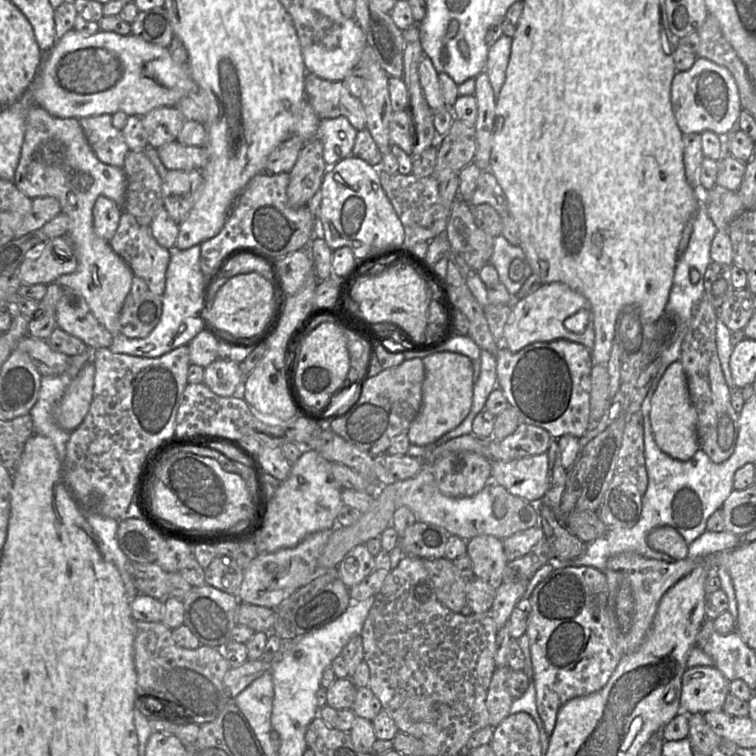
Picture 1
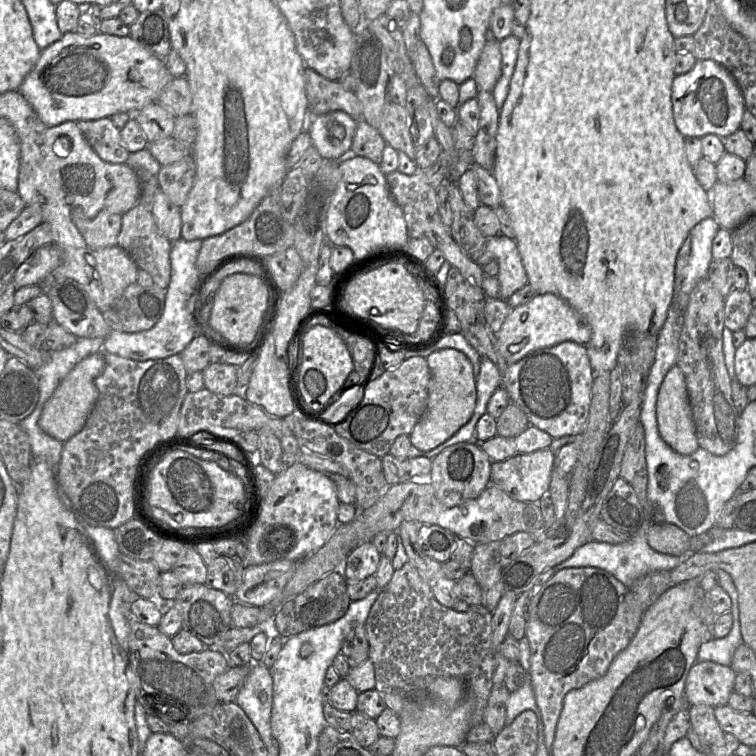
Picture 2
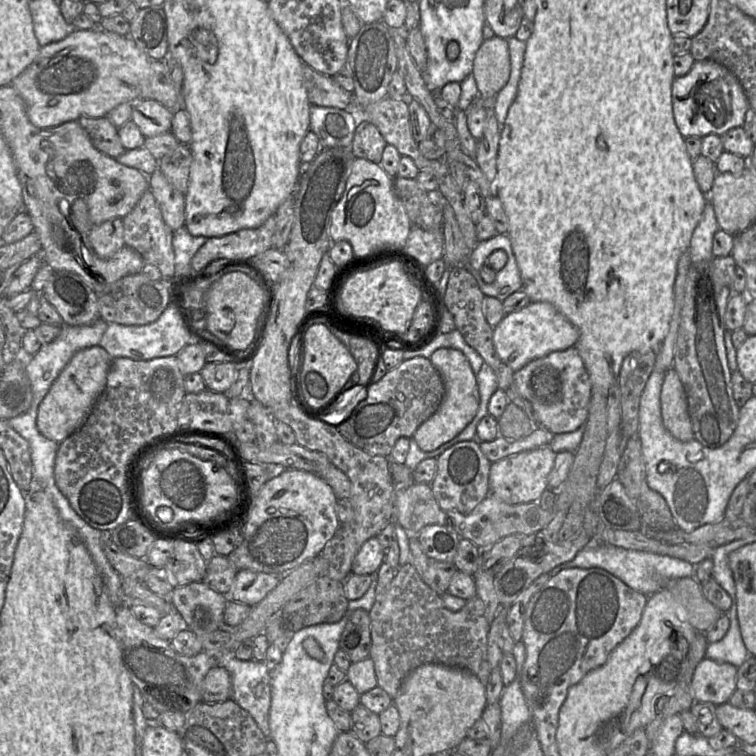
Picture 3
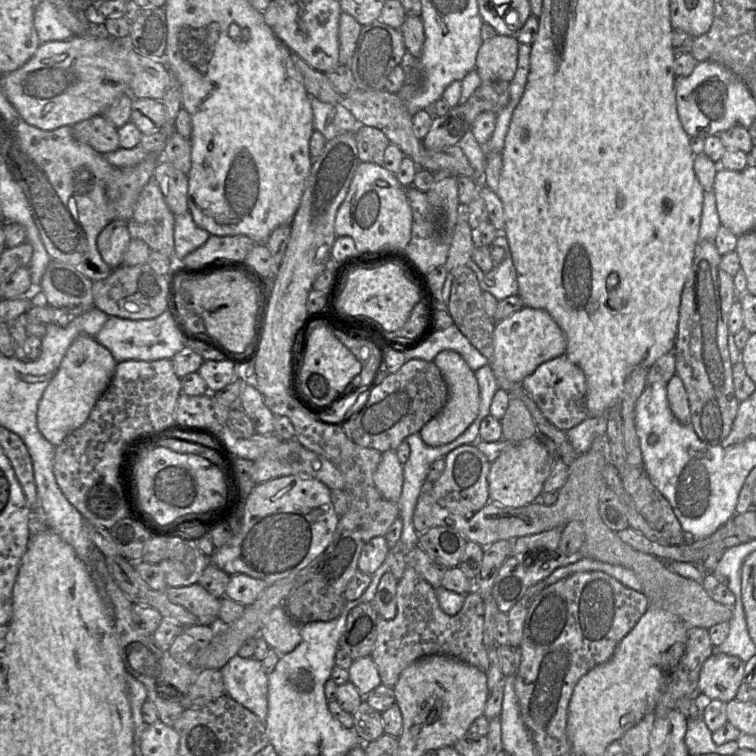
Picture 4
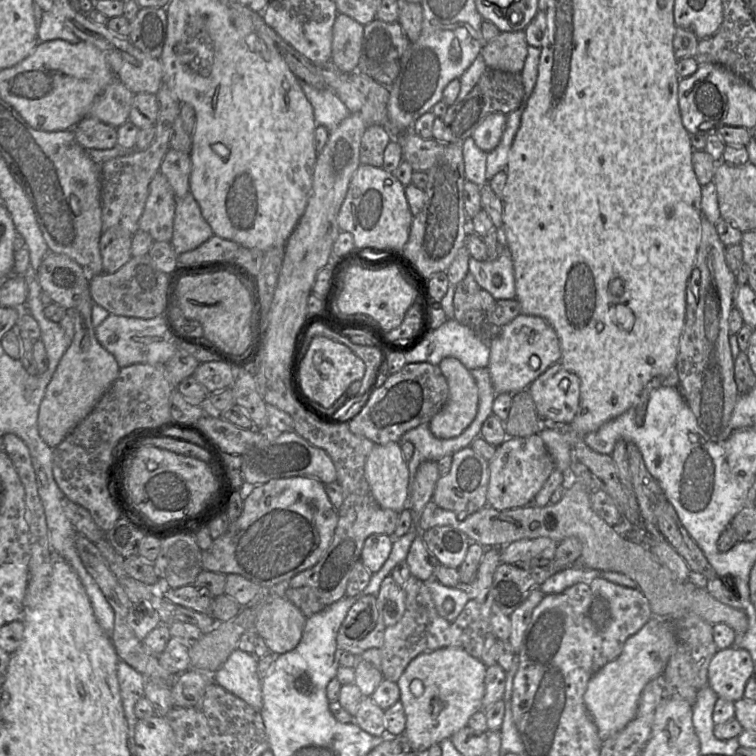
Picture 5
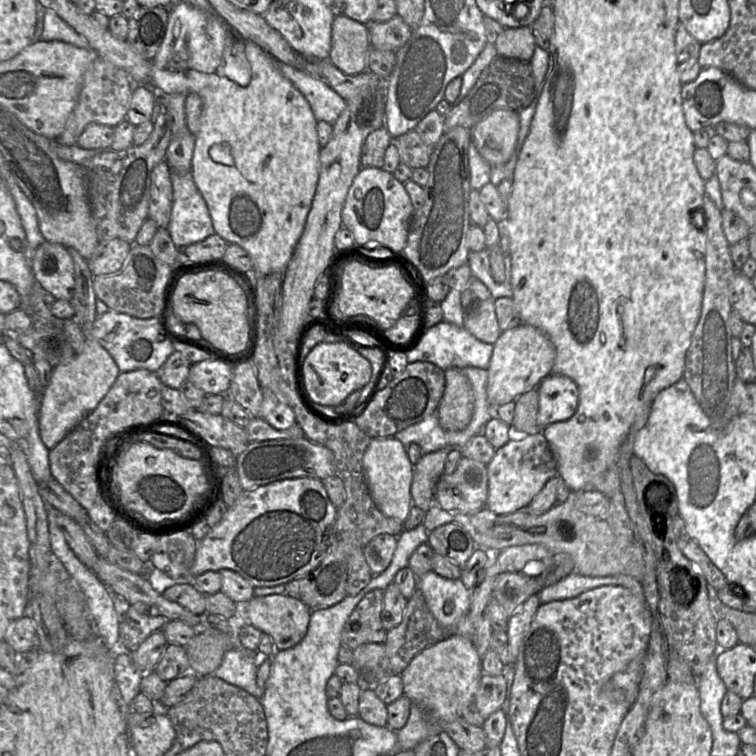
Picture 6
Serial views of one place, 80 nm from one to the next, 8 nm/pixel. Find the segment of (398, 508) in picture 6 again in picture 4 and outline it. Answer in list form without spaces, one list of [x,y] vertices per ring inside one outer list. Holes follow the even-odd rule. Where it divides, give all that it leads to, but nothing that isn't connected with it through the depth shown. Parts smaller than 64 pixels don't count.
[[[395,450],[382,453],[373,478],[376,488],[386,500],[399,501],[403,487],[403,464]]]

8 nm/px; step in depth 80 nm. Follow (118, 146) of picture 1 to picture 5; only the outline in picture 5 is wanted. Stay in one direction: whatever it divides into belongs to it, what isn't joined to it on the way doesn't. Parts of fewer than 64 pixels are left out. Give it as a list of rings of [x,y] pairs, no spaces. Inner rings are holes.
[[[86,116],[74,128],[76,141],[86,150],[111,149],[117,145],[117,128]]]

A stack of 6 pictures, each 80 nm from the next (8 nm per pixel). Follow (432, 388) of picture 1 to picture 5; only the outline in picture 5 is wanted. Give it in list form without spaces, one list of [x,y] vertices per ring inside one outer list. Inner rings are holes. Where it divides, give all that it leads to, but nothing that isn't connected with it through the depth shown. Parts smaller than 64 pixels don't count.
[[[446,357],[439,363],[449,396],[443,408],[429,422],[438,439],[459,436],[474,420],[478,410],[478,387],[470,371],[456,358]]]

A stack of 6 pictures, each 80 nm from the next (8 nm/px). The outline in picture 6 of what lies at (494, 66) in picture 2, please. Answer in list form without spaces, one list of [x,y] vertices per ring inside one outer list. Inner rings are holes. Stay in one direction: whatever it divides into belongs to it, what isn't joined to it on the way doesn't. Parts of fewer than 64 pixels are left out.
[[[531,26],[505,28],[494,45],[498,56],[529,62],[536,47]]]

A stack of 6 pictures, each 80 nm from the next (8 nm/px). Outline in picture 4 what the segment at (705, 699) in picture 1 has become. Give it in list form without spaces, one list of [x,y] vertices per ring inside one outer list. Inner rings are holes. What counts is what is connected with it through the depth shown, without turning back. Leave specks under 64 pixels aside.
[[[721,652],[712,654],[703,664],[699,691],[706,699],[734,700],[743,683],[746,662]]]

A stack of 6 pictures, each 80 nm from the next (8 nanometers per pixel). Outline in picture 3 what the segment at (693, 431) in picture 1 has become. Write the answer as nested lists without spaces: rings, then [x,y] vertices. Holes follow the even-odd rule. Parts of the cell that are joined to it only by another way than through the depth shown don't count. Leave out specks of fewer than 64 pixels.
[[[673,367],[666,371],[660,403],[662,421],[669,433],[682,442],[694,439],[685,390]]]

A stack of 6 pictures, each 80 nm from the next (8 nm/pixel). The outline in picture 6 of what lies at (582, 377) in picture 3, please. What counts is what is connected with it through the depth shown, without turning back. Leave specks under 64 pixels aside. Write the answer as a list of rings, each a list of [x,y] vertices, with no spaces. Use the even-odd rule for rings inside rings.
[[[551,373],[540,382],[537,391],[539,407],[536,422],[540,428],[565,421],[576,412],[579,391],[569,377]]]

